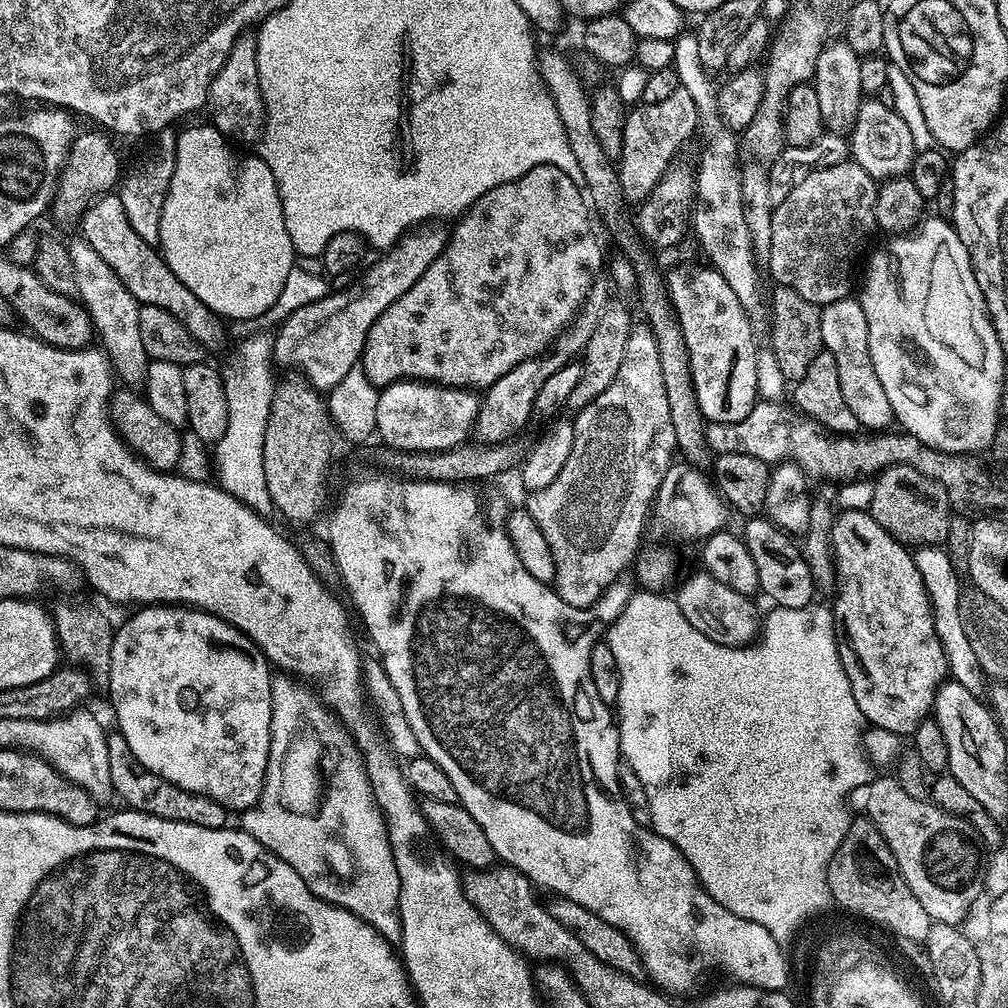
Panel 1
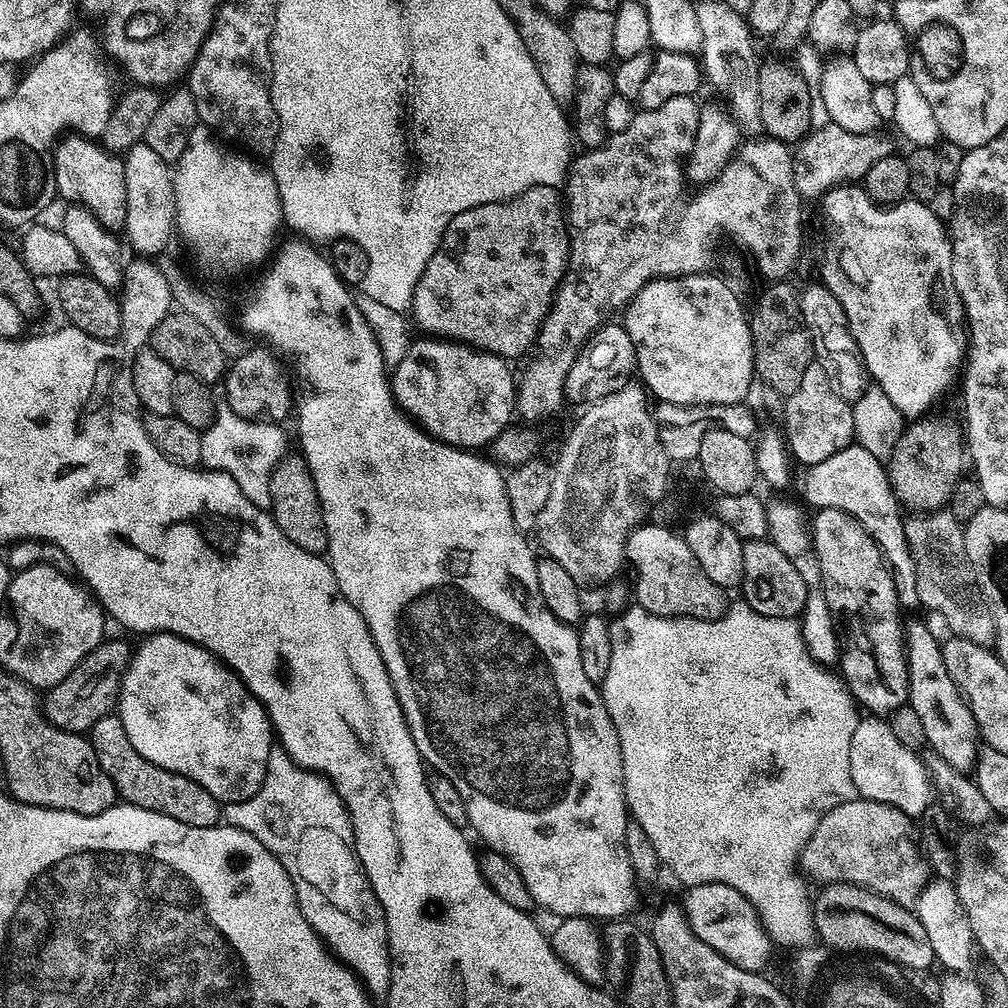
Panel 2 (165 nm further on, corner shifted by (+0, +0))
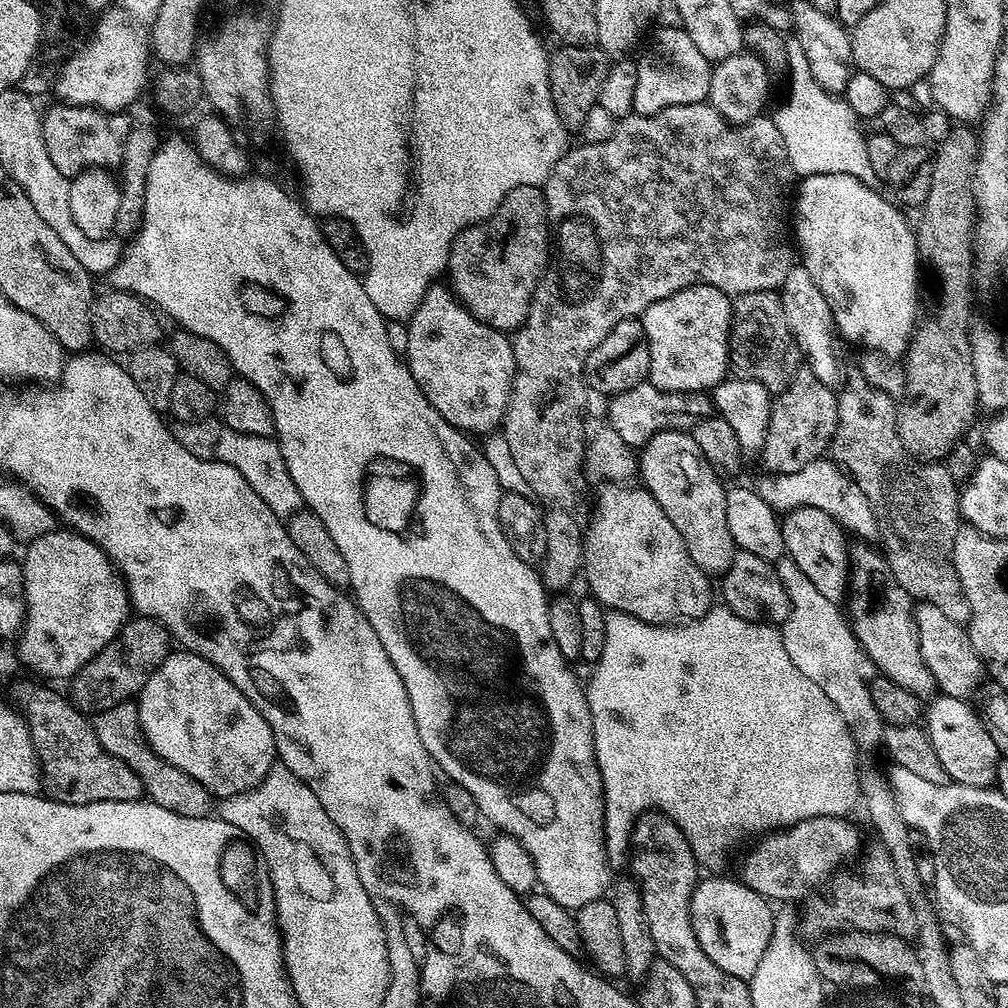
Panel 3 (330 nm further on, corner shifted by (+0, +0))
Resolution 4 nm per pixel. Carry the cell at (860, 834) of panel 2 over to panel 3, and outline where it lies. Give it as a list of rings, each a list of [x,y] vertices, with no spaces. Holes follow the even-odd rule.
[[[815,816],[781,832],[772,830],[761,835],[752,853],[745,858],[739,879],[769,902],[803,897],[809,890],[823,885],[841,866],[861,855],[860,832],[850,821],[842,816]]]

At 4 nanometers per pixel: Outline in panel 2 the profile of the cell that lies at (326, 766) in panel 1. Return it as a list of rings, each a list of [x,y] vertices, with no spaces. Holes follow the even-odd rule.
[[[276,746],[273,747],[272,757],[268,759],[267,772],[259,790],[246,802],[227,805],[222,816],[231,827],[241,828],[258,838],[258,842],[262,842],[262,846],[266,846],[266,850],[270,850],[270,854],[282,862],[295,887],[299,908],[310,926],[320,934],[329,949],[360,976],[365,989],[373,997],[387,997],[388,988],[392,985],[392,961],[388,954],[386,918],[372,883],[368,881],[364,867],[356,857],[355,847],[350,843],[350,813],[332,781],[316,770],[305,770],[291,753]]]

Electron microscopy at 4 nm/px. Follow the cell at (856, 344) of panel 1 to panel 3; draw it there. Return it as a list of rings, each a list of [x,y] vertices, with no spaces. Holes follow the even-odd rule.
[[[794,266],[790,274],[786,274],[783,284],[778,289],[780,305],[786,314],[786,322],[792,327],[792,334],[796,338],[807,367],[825,386],[835,389],[841,383],[840,364],[836,361],[836,352],[832,344],[834,337],[834,325],[832,323],[832,311],[814,278],[810,278],[808,271],[802,266]]]

